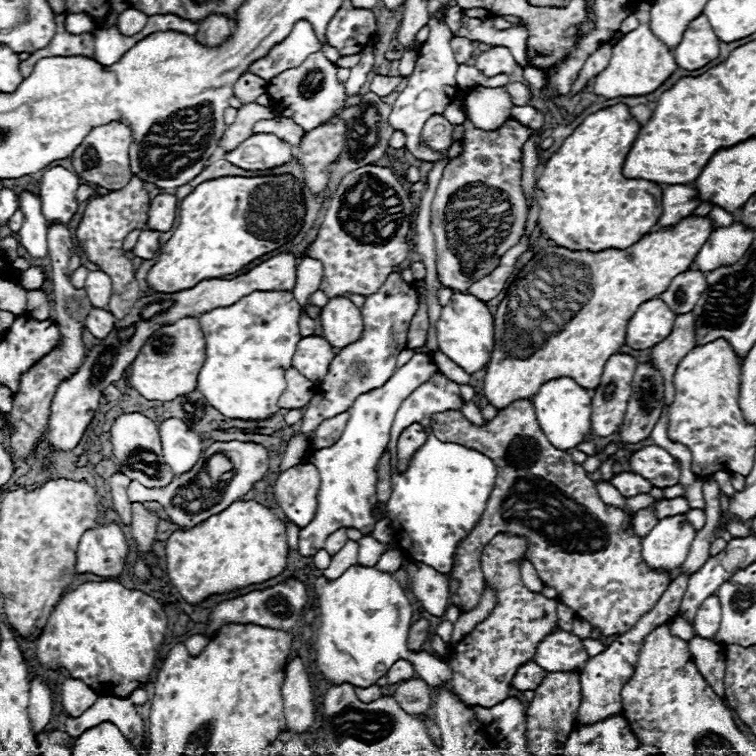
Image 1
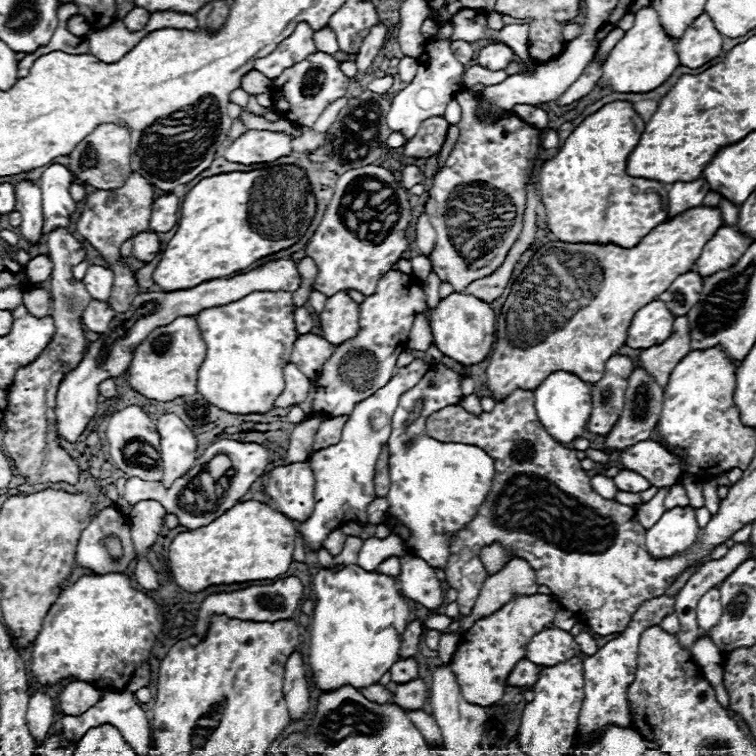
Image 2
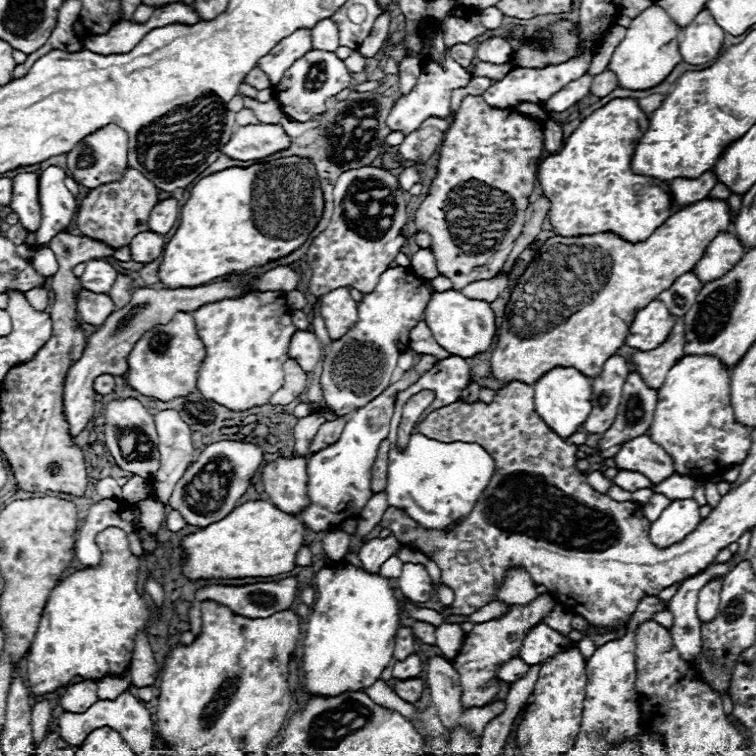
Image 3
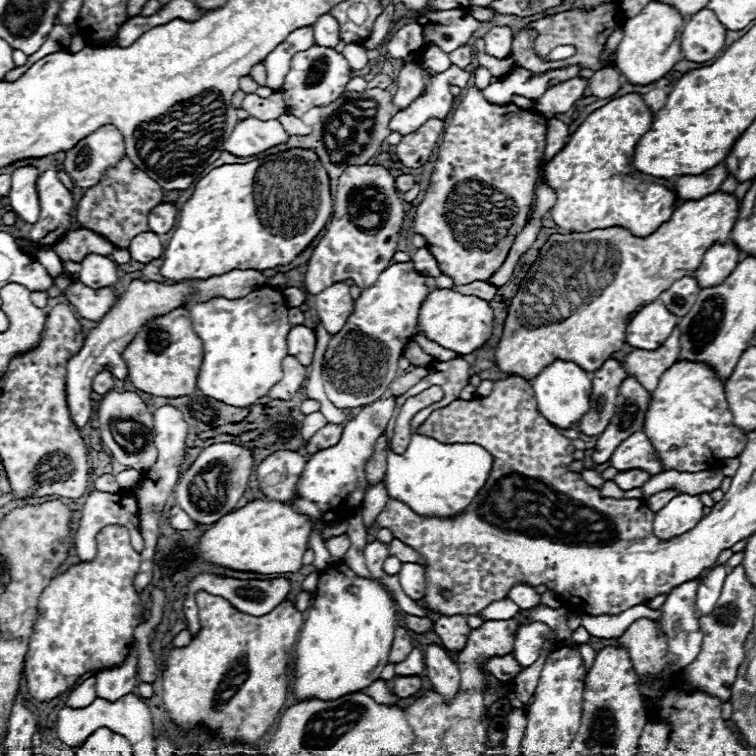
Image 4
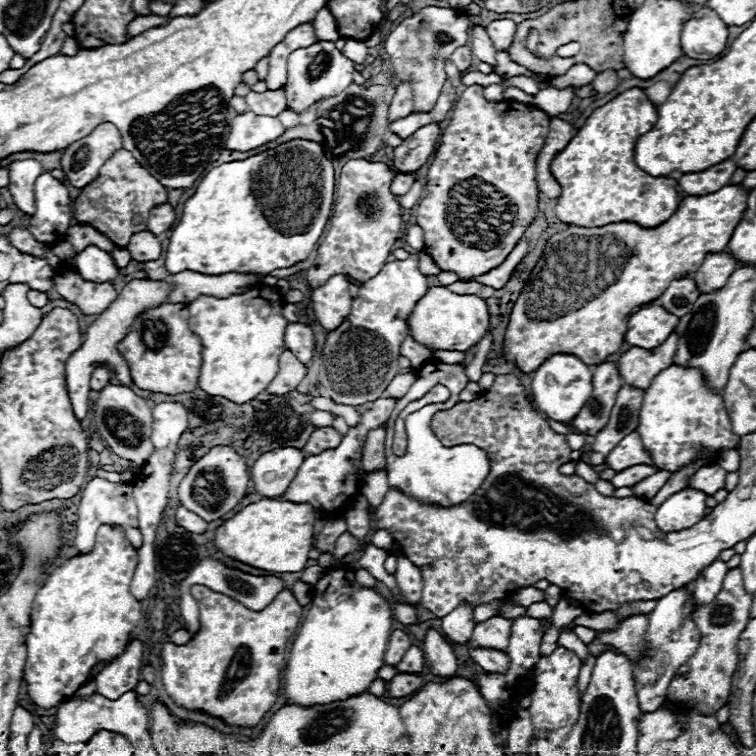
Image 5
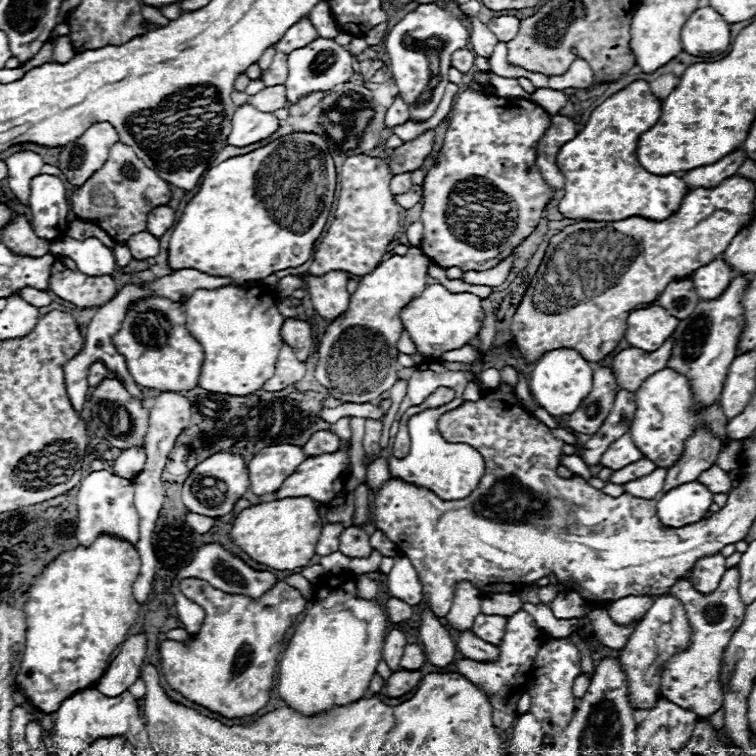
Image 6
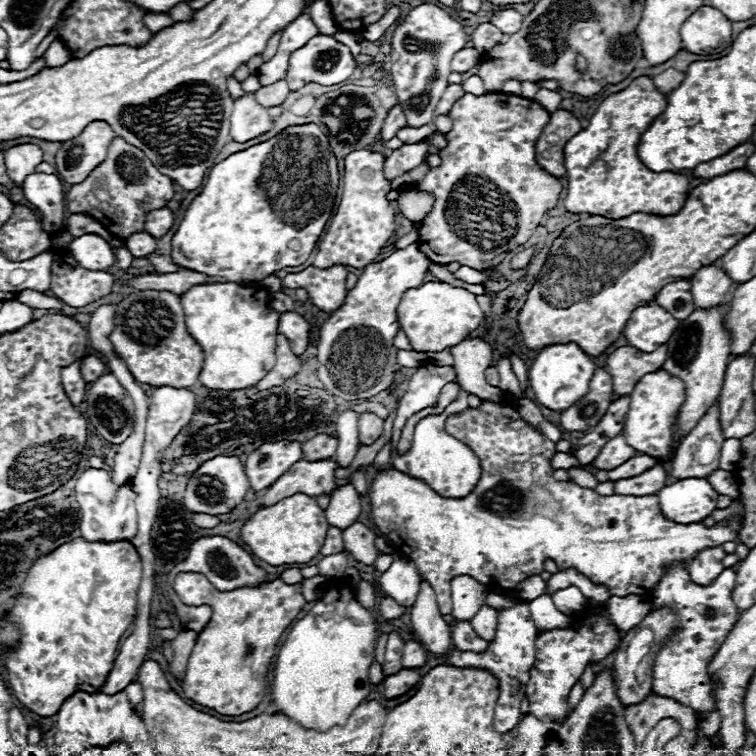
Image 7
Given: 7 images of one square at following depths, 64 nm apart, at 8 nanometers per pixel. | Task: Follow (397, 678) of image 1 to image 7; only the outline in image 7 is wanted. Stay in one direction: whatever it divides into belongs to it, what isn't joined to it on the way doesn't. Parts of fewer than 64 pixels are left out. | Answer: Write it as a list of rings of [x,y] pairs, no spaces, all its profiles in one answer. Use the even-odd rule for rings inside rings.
[[[408,640],[402,648],[402,666],[404,668],[422,668],[428,660],[428,652],[422,642]]]

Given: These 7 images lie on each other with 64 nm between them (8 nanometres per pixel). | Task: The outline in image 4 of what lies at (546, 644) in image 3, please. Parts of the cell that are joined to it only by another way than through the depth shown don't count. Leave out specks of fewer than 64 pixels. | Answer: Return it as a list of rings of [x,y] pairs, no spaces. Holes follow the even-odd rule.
[[[524,622],[518,626],[512,654],[520,666],[530,666],[538,660],[540,648],[548,632],[550,632],[550,626],[546,626],[544,622]]]

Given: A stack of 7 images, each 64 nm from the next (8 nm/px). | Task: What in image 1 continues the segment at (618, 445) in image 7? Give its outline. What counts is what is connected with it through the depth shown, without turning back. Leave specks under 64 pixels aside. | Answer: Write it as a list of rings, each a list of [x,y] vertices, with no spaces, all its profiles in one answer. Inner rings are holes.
[[[656,444],[638,448],[628,458],[628,464],[630,464],[632,472],[650,480],[650,484],[656,488],[666,488],[666,486],[678,484],[680,462]]]

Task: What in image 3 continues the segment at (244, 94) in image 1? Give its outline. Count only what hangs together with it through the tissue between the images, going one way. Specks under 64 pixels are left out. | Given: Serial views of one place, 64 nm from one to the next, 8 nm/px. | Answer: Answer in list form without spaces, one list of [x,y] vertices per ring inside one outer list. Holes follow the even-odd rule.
[[[256,66],[248,76],[246,76],[246,84],[250,84],[250,86],[254,86],[256,90],[264,90],[264,88],[270,88],[270,80],[268,80],[268,76]]]

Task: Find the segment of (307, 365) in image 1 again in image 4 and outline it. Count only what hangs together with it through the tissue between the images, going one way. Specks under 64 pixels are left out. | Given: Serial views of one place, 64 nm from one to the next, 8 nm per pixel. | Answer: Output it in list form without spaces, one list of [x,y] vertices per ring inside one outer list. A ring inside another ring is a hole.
[[[292,326],[288,332],[288,354],[296,356],[302,366],[312,364],[312,356],[316,350],[316,334],[306,326]]]

